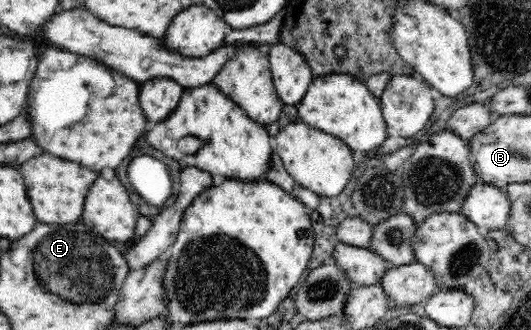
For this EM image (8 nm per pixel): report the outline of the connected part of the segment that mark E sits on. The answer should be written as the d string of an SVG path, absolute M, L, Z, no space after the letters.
M38 222L27 236L19 239L19 244L21 242L37 242L33 260L39 284L47 288L51 294L59 294L75 304L87 304L81 302L81 296L85 294L91 294L91 302L95 304L103 302L111 290L121 290L129 274L123 252L111 246L105 238L87 225L83 226L83 222L52 225Z

